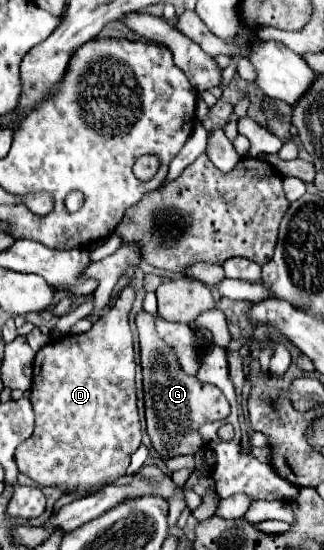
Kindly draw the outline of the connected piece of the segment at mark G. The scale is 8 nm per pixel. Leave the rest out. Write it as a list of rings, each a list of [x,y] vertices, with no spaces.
[[[141,310],[135,318],[141,344],[141,366],[143,366],[143,390],[145,390],[145,416],[147,434],[151,446],[159,458],[173,458],[181,454],[195,454],[203,448],[203,438],[199,428],[207,422],[223,420],[229,416],[229,402],[223,398],[221,390],[213,384],[199,382],[197,376],[187,374],[173,348],[157,334],[155,314]]]

